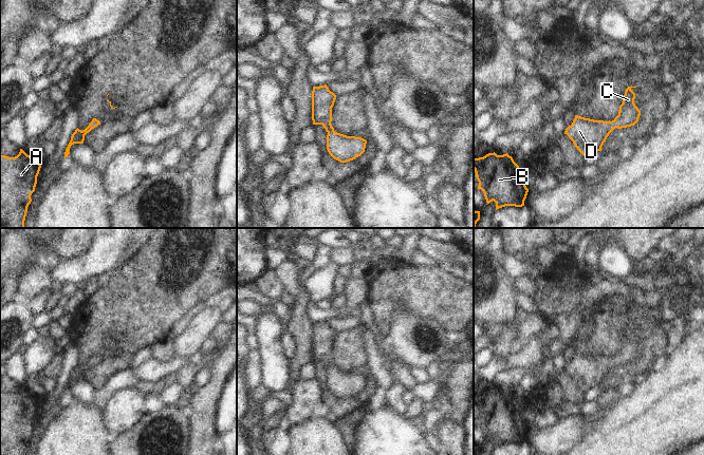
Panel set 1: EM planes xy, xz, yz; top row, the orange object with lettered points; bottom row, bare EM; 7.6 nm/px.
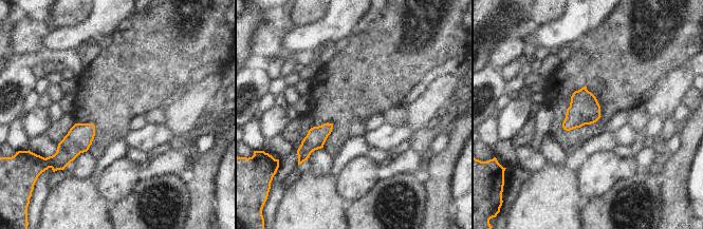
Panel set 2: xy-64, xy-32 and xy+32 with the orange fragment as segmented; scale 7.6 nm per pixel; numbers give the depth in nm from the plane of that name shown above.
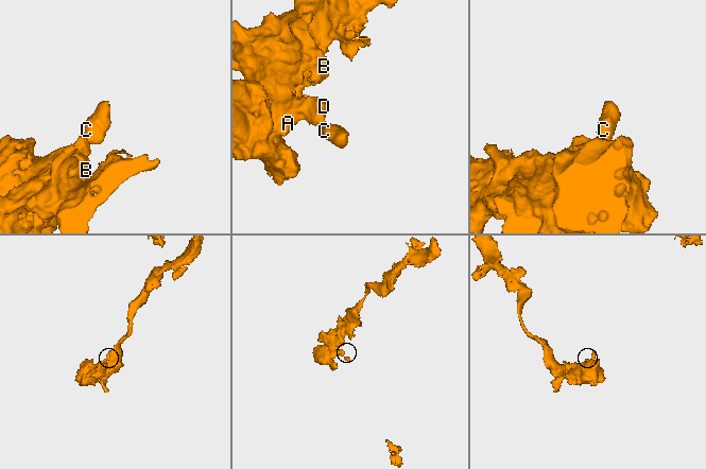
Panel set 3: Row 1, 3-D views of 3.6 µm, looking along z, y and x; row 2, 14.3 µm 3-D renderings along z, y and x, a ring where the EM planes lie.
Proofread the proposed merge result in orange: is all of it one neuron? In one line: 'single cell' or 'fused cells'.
single cell

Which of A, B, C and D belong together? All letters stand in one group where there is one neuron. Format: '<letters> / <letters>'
A B C D

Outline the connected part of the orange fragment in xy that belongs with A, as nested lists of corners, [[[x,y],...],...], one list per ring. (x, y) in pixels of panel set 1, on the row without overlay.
[[[22,385],[15,394],[0,392],[0,455],[25,455],[40,404]]]

